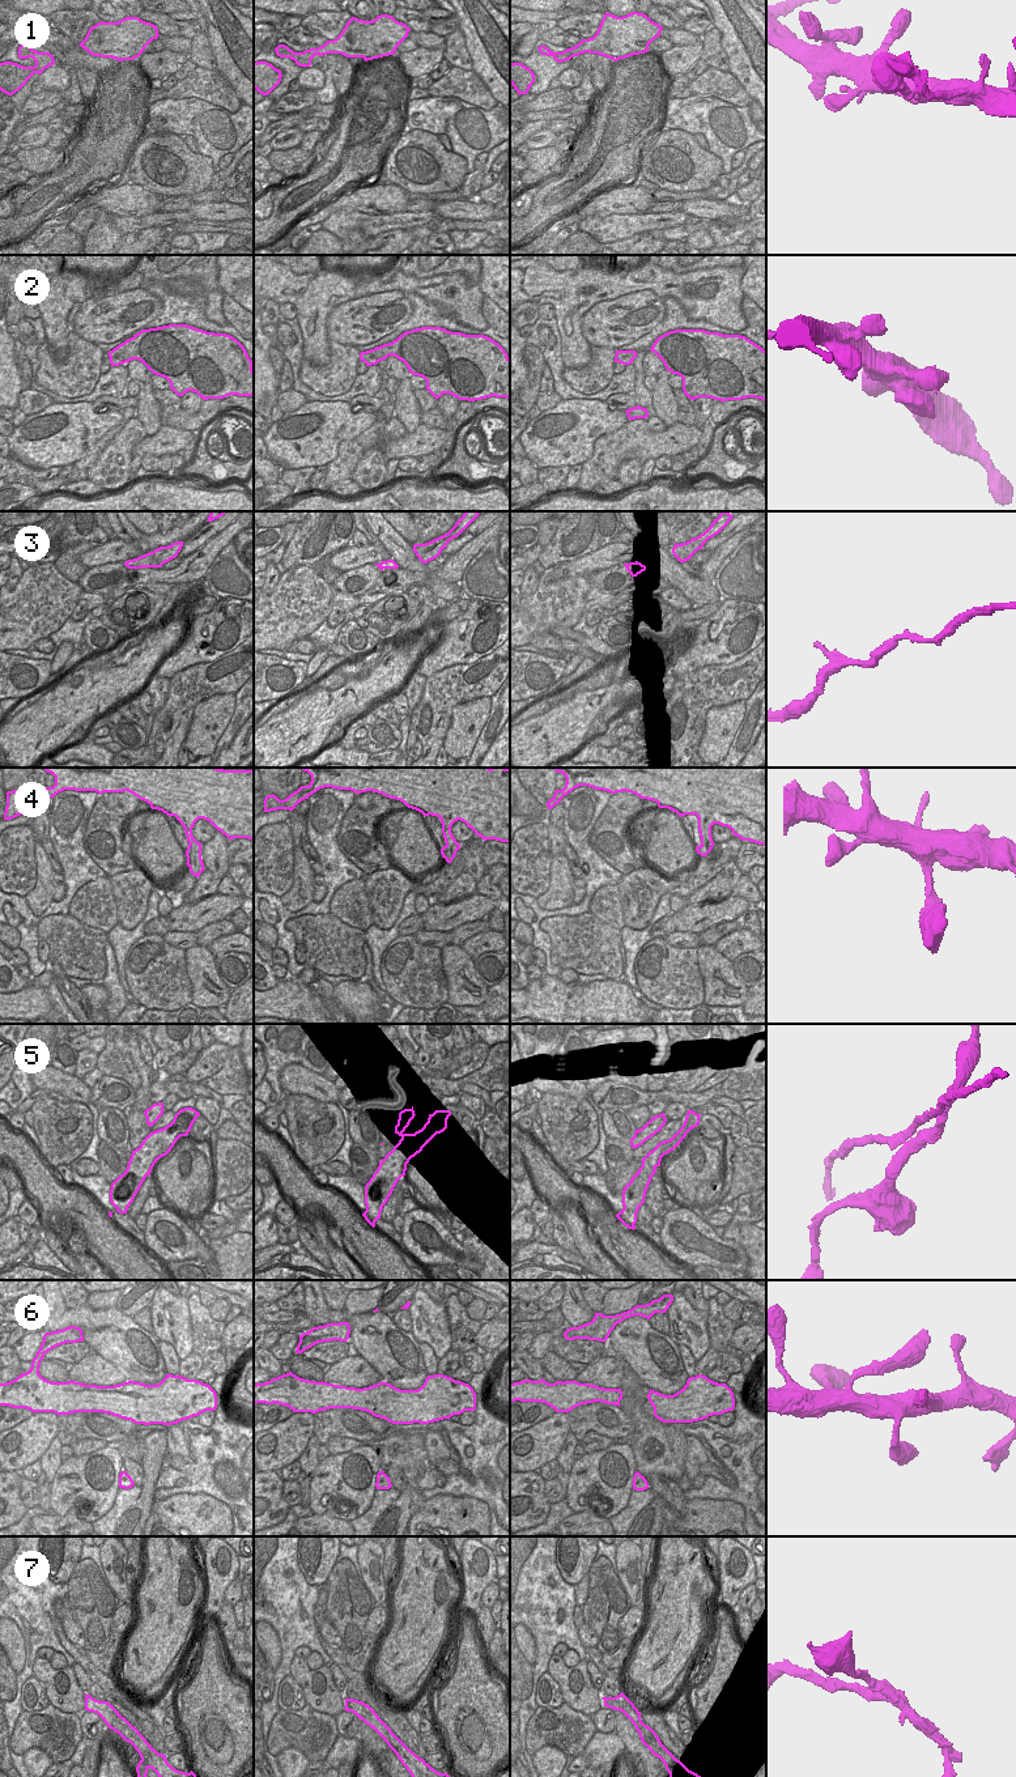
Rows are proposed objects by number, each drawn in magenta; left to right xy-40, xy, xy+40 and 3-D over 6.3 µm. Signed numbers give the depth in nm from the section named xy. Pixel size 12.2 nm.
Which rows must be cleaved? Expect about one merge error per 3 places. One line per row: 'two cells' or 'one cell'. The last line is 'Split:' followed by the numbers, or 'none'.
1: one cell
2: one cell
3: one cell
4: one cell
5: two cells
6: one cell
7: two cells
Split: 5, 7

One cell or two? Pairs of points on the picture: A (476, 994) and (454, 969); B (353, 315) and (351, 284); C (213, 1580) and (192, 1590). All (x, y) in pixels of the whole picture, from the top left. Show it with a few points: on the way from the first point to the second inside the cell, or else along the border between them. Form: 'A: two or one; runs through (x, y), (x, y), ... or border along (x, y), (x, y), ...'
A: one; runs through (470, 987), (460, 976)
B: two; border along (382, 292), (340, 302), (327, 317)
C: two; border along (204, 1578), (204, 1601), (200, 1606)

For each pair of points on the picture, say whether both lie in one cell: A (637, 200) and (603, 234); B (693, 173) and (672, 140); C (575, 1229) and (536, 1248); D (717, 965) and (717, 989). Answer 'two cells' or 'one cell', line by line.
A: two cells
B: one cell
C: two cells
D: one cell

